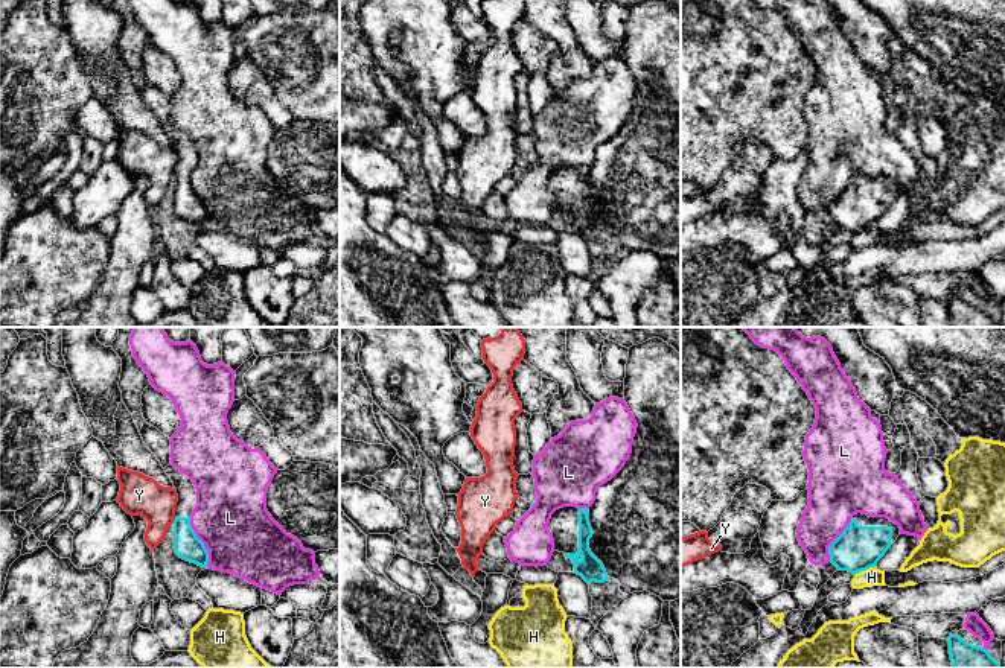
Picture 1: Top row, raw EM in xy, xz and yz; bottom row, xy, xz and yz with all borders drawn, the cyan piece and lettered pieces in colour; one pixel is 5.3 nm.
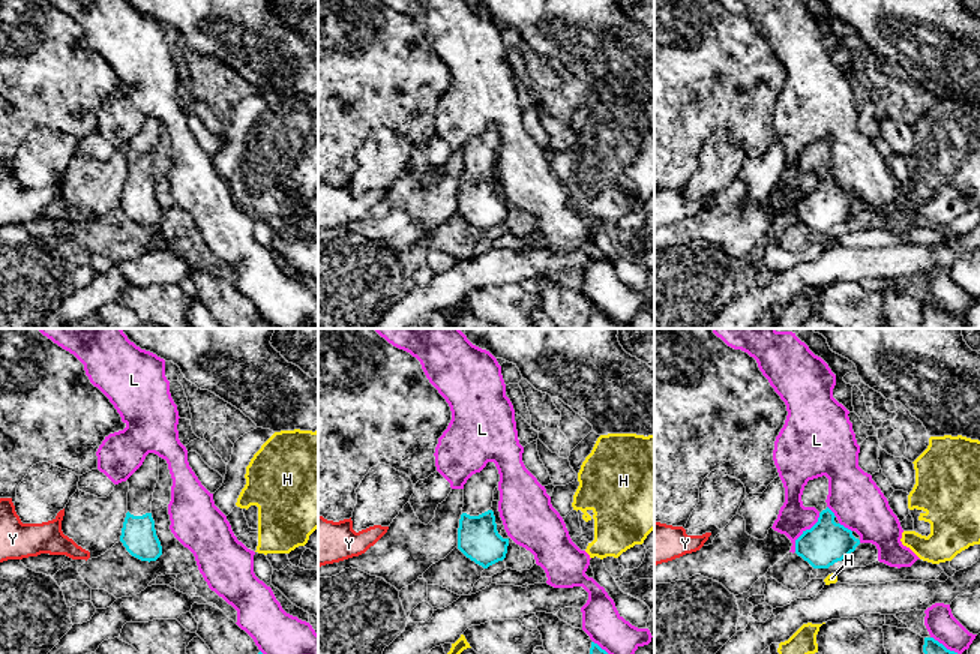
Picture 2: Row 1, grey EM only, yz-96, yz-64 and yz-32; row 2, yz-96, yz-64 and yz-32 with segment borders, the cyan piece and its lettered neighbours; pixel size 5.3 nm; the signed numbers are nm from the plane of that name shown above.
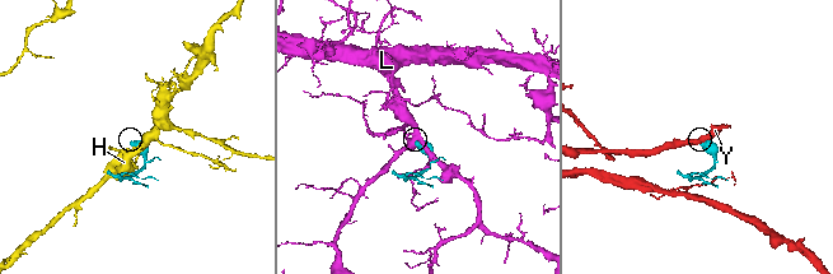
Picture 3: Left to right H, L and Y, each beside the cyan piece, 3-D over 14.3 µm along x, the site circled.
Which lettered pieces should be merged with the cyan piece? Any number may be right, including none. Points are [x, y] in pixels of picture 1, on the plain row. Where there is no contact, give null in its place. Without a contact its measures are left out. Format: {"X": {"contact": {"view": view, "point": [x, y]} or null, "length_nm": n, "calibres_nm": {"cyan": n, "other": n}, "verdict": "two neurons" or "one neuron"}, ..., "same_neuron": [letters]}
{"H": {"contact": {"view": "yz", "point": [864, 229]}, "length_nm": 120, "calibres_nm": {"cyan": 240, "other": 100}, "verdict": "two neurons"}, "L": {"contact": {"view": "xy", "point": [201, 201]}, "length_nm": 280, "calibres_nm": {"cyan": 140, "other": 400}, "verdict": "two neurons"}, "Y": {"contact": {"view": "xy", "point": [174, 180]}, "length_nm": 40, "calibres_nm": {"cyan": 140, "other": 220}, "verdict": "two neurons"}, "same_neuron": []}

